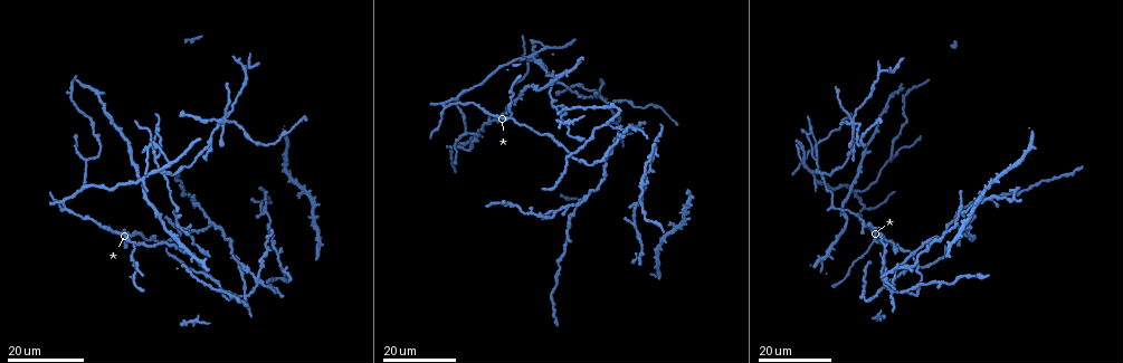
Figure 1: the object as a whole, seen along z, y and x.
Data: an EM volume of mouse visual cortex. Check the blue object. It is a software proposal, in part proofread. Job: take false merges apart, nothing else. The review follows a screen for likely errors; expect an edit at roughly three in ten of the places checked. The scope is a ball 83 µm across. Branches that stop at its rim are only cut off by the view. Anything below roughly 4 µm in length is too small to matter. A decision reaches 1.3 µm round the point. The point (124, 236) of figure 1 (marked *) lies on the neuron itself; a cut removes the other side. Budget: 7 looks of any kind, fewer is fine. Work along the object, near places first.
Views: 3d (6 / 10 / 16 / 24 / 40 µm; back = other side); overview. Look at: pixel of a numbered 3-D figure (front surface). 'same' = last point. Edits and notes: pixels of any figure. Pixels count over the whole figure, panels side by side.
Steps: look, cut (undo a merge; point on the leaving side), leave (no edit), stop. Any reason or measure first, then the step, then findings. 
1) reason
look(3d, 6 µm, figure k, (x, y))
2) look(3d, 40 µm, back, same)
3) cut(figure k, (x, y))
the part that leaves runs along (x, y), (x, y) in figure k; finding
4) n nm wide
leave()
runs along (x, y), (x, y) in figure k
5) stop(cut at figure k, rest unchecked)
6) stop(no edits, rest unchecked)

looks like a crossing
look(3d, 24 µm, figure 1, (853, 121))

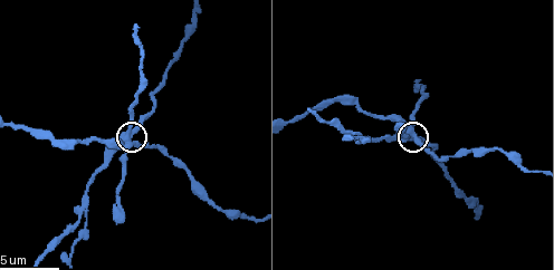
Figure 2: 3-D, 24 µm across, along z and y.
look(3d, 10 µm, figure 2, (129, 140))

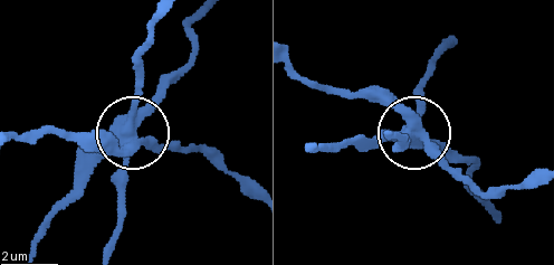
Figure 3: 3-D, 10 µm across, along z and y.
closer look
look(3d, 6 µm, figure 3, (414, 130))

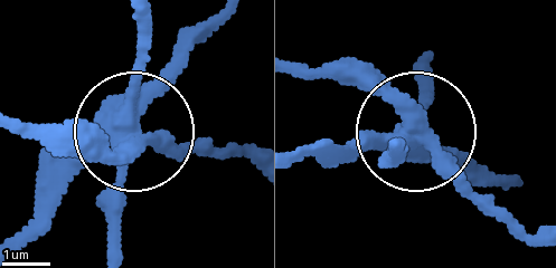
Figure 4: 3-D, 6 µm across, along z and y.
440 nm wide
cut(figure 4, (114, 198))
the part that leaves runs along (126, 122), (255, 159) in figure 4; a second neuron is stuck on

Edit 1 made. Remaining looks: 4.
three-way junction
look(3d, 24 µm, figure 1, (254, 278))

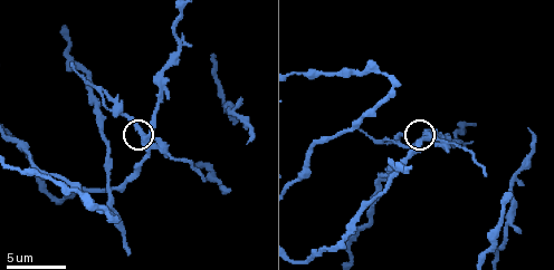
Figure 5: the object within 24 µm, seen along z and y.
look(3d, 6 µm, figure 5, (143, 137))

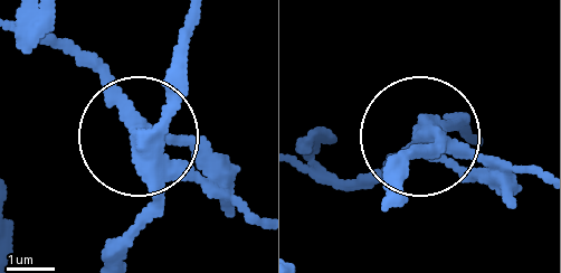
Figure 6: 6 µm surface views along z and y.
cut(figure 6, (216, 156))
two neurons meet here

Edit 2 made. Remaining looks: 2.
look(3d, 10 µm, figure 5, (509, 222))

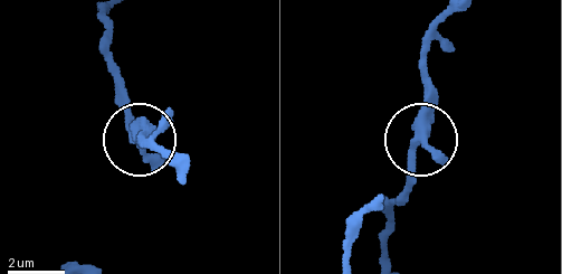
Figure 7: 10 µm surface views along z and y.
other side
look(3d, 10 µm, back, figure 7, (423, 140))

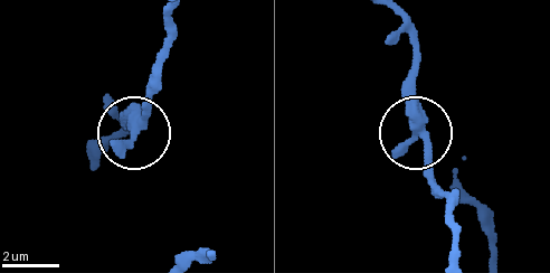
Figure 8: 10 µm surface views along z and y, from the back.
leave()
one neuron here

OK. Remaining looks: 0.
stop(cut at figure 4, cut at figure 6, rest unchecked)

